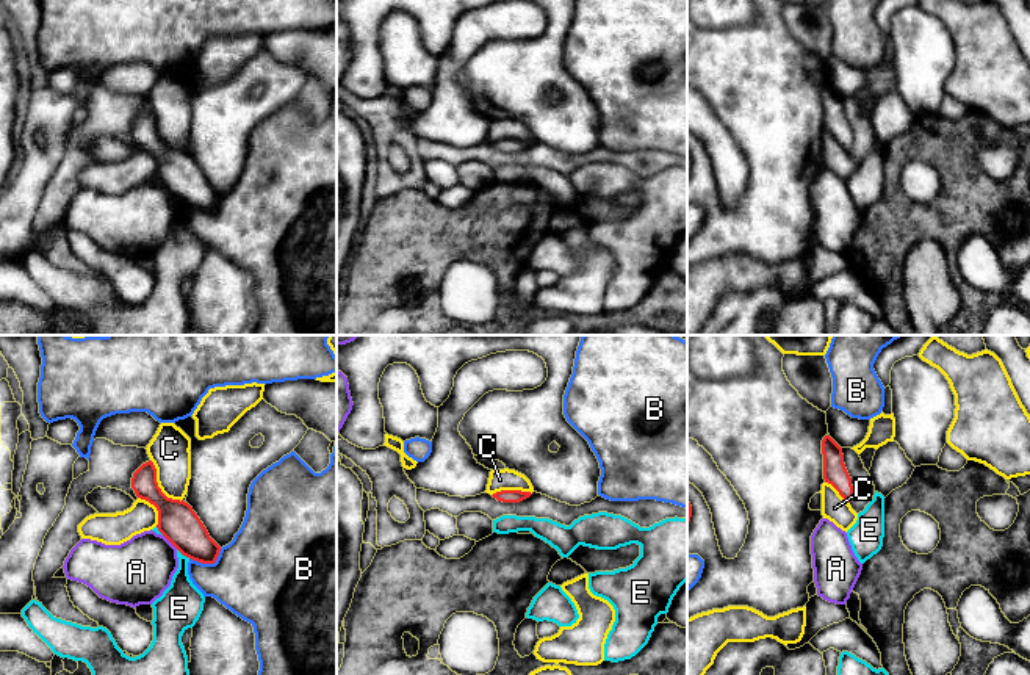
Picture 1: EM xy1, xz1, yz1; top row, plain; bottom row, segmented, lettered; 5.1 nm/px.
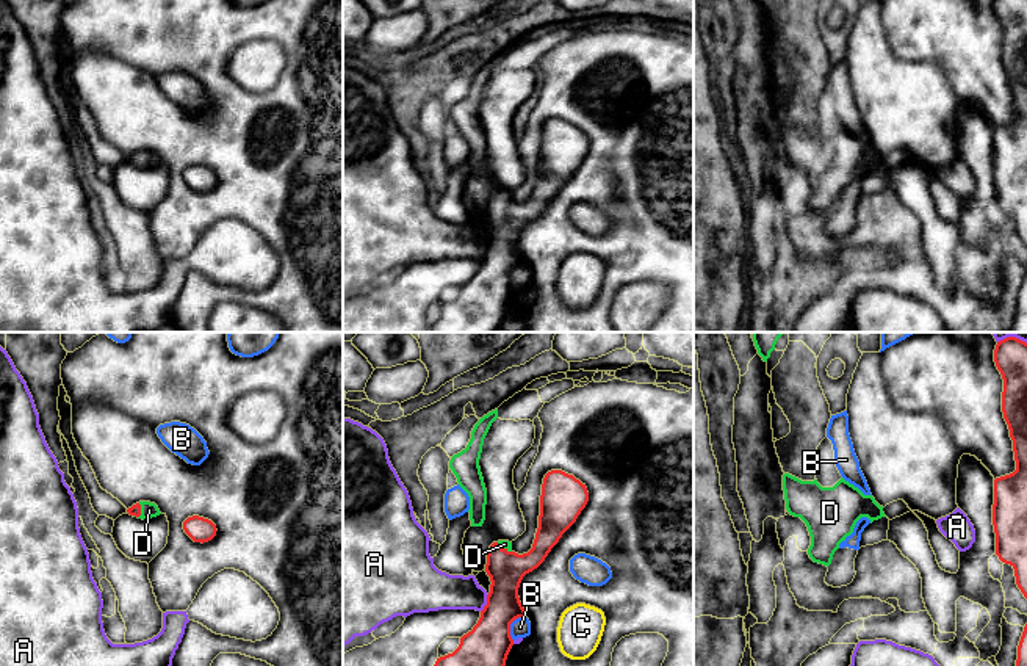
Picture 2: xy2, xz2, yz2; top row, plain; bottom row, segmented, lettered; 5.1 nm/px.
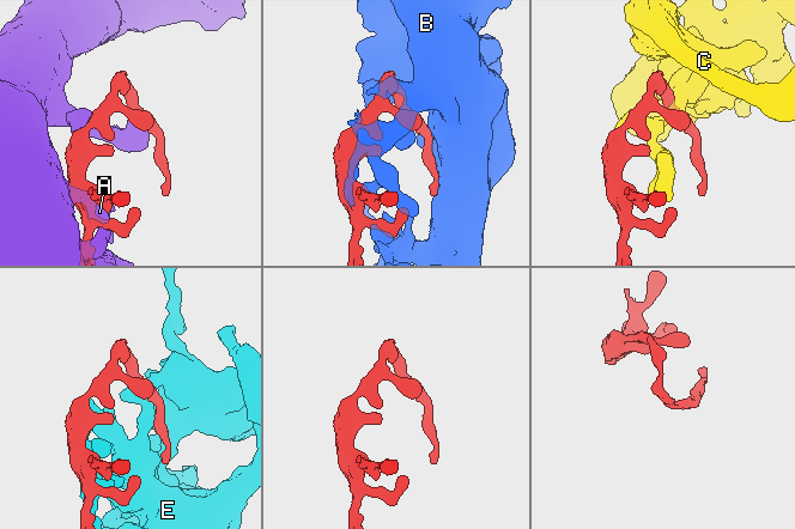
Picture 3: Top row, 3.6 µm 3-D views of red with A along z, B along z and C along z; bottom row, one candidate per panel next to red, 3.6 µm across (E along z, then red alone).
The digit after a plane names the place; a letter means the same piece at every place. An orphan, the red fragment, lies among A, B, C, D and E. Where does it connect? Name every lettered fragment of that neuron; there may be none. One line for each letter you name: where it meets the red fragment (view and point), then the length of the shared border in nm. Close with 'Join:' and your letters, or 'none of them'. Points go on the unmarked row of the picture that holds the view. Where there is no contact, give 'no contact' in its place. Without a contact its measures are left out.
D: meets red in xz2 at (504, 198); contact 90 nm long
Join: D

